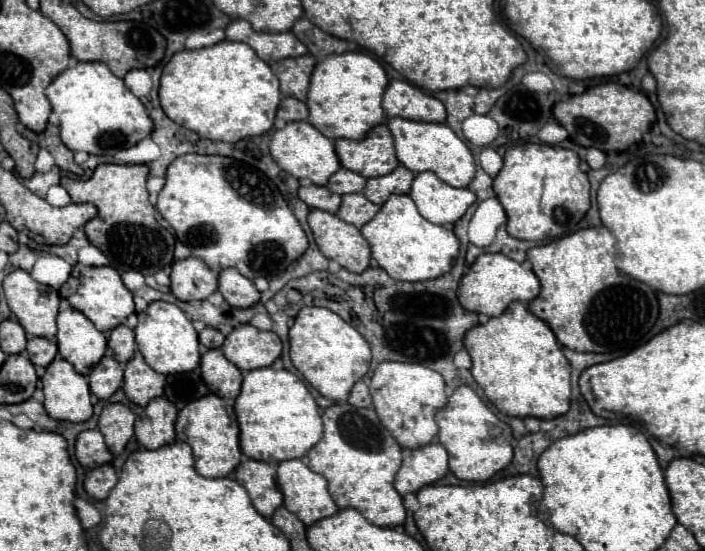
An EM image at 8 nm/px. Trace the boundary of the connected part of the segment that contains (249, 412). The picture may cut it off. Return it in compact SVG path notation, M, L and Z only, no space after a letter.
M256 368L246 372L234 412L240 426L240 448L254 460L278 464L302 458L322 438L320 408L306 384L288 370Z

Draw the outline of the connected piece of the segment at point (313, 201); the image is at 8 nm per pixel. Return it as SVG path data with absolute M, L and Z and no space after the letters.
M300 186L298 196L302 202L306 202L310 208L320 208L326 212L336 212L340 208L340 196L332 194L326 186Z

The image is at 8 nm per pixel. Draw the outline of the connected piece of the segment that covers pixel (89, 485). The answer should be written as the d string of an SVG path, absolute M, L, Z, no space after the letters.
M102 464L88 470L84 478L84 490L94 500L104 500L116 482L118 482L118 474L114 472L112 464Z

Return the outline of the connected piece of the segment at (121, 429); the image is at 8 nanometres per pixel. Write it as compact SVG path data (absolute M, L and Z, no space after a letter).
M126 404L104 406L98 420L98 430L102 432L106 446L114 456L118 456L134 436L134 418L134 412Z

